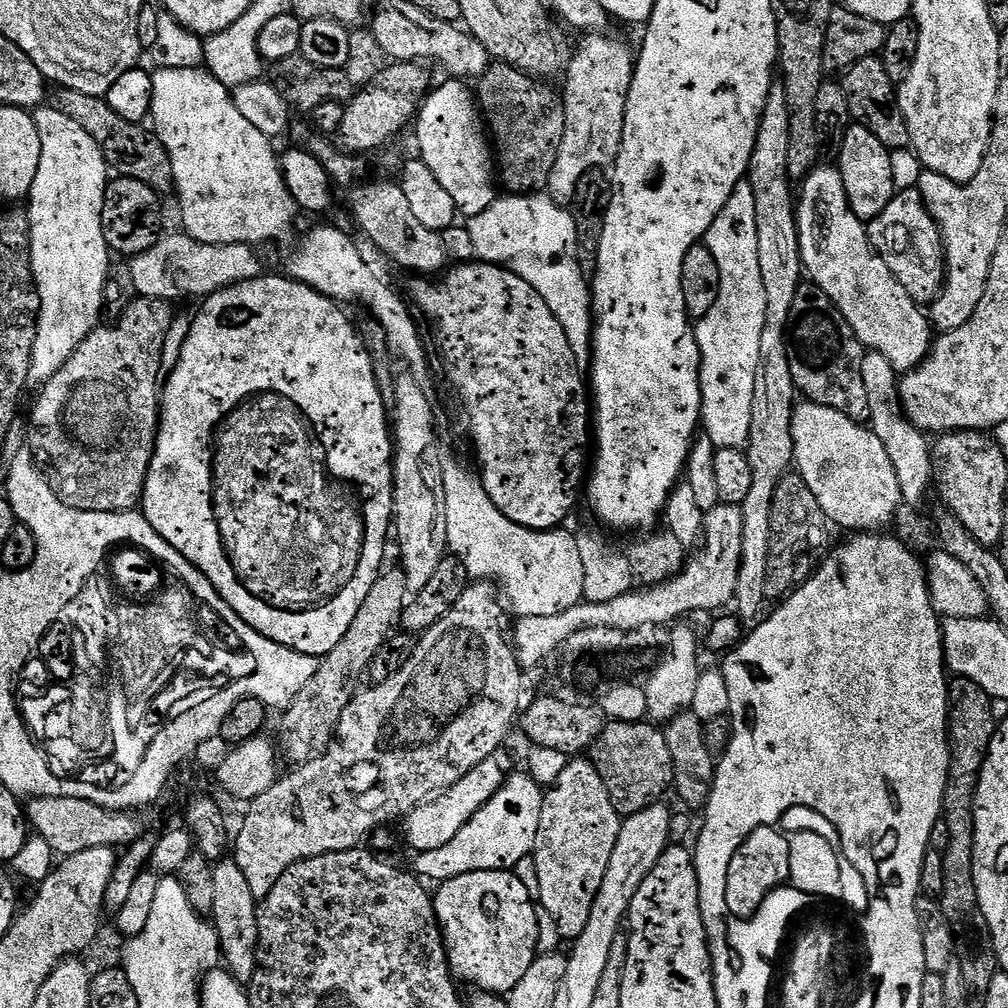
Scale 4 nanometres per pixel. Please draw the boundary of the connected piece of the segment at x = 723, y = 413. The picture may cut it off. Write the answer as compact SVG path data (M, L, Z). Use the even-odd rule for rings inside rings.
M747 182L734 186L734 194L722 206L722 214L714 218L710 230L705 234L703 243L707 244L710 254L714 254L714 262L718 262L718 299L714 306L710 306L710 314L706 314L701 320L695 321L696 341L700 351L700 389L702 390L702 406L700 407L700 418L702 421L702 432L710 438L710 442L718 450L721 448L743 449L750 438L750 414L754 414L754 378L758 378L758 358L762 354L762 326L766 326L766 290L762 287L762 270L758 267L758 222L754 210L754 190Z

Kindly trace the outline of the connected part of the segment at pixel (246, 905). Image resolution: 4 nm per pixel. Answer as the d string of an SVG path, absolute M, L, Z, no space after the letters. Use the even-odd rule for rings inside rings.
M233 859L219 861L212 870L214 874L214 906L210 913L210 922L218 934L221 957L226 970L231 973L239 984L251 985L253 976L259 968L257 958L258 901L251 893L247 879L242 870L238 869Z

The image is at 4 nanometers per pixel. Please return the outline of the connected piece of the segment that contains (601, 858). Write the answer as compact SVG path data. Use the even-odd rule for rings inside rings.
M569 759L558 782L544 792L534 849L534 888L543 915L556 923L557 934L567 942L575 942L586 930L594 898L598 898L598 886L606 878L606 866L610 866L610 854L614 854L618 842L621 823L610 790L606 790L606 782L602 782L602 774L598 774L591 759Z

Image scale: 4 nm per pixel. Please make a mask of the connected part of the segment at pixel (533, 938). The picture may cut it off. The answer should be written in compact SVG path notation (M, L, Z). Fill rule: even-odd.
M478 870L445 880L434 892L436 923L444 937L448 966L457 981L465 980L473 989L512 992L538 955L538 904L533 889L529 885L528 889L516 874L512 870Z

